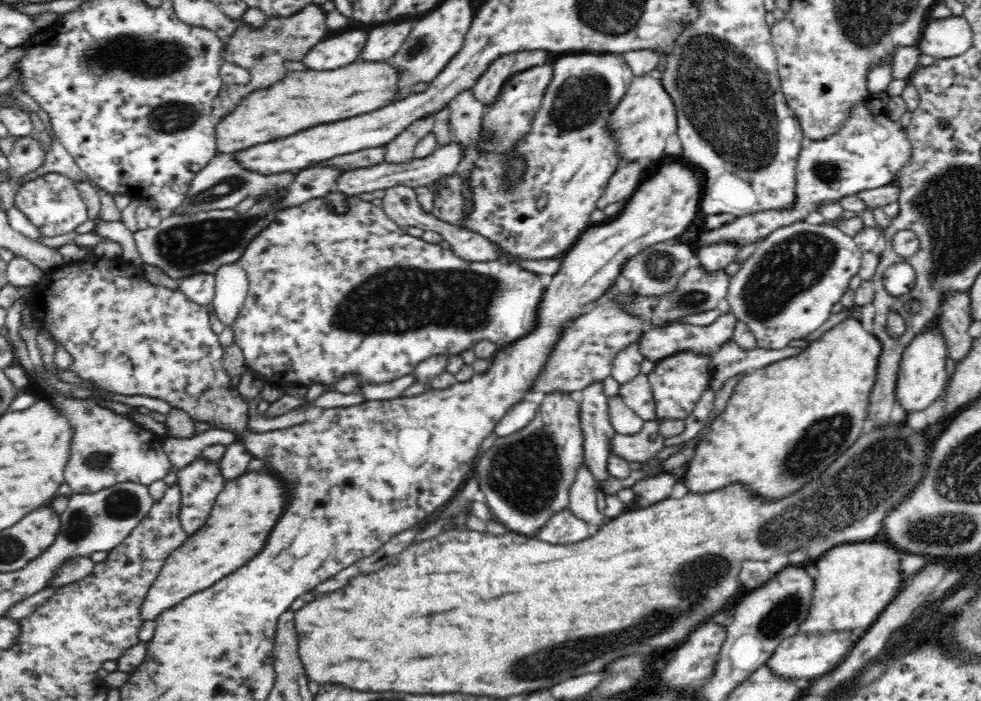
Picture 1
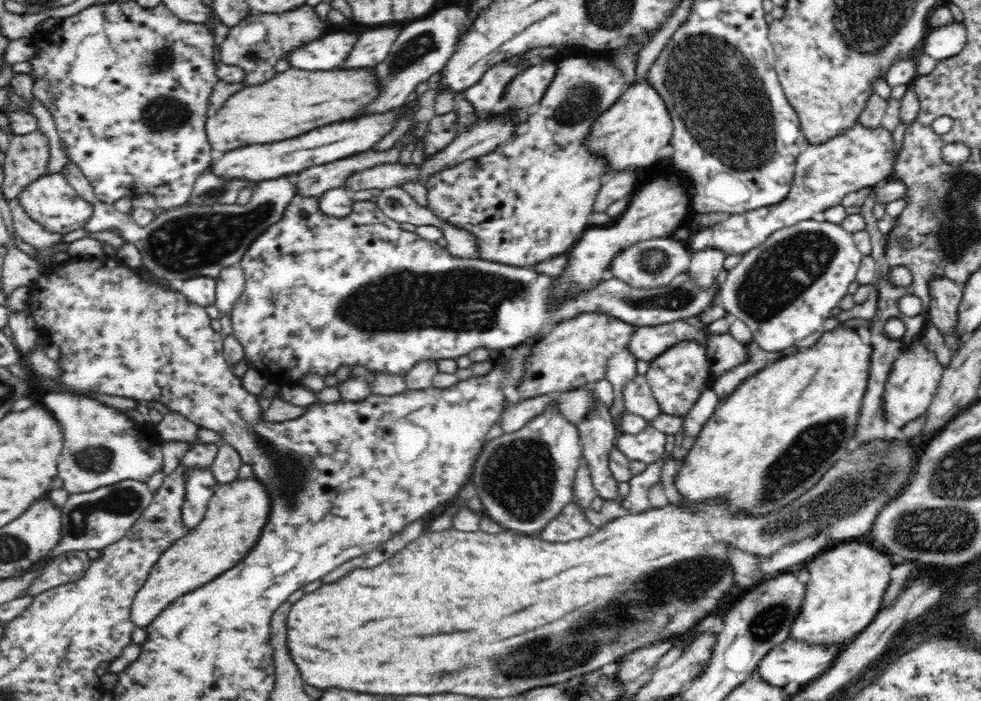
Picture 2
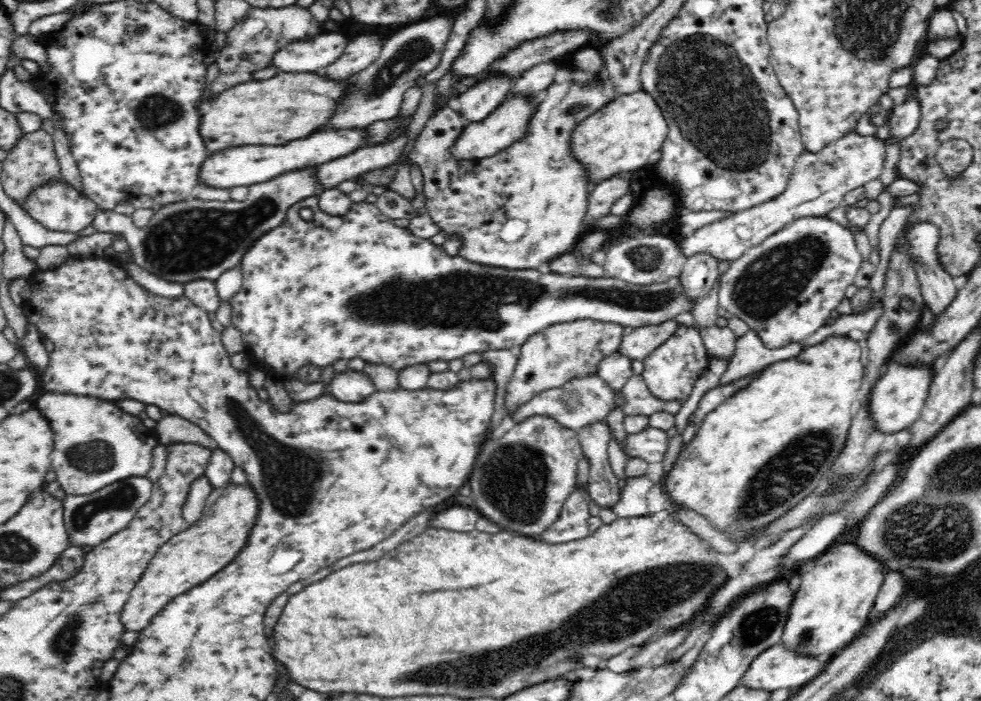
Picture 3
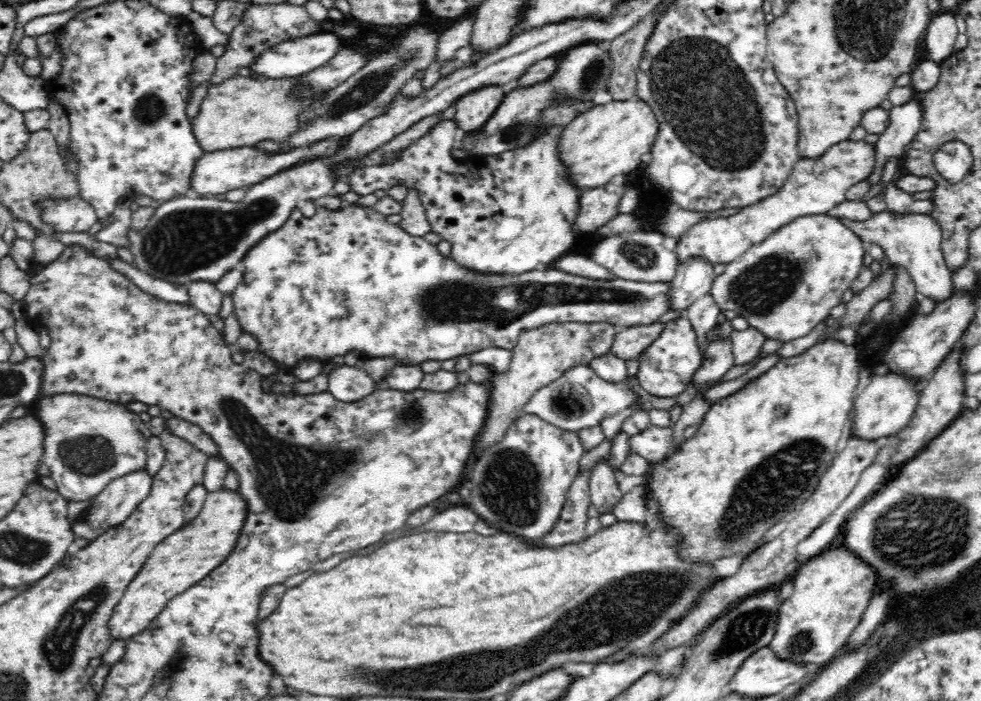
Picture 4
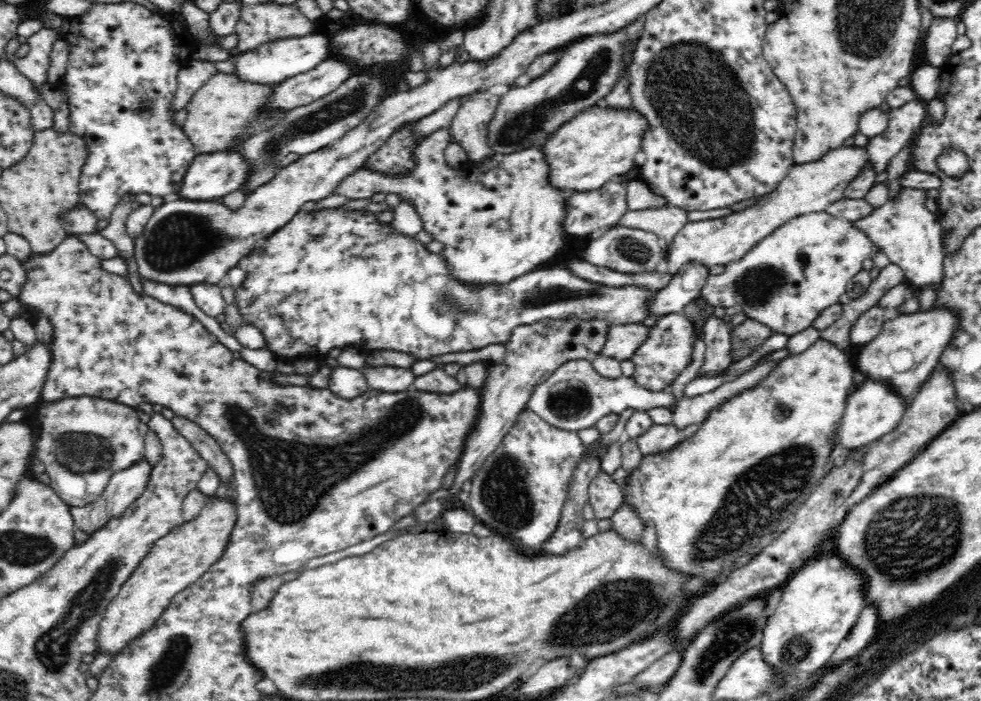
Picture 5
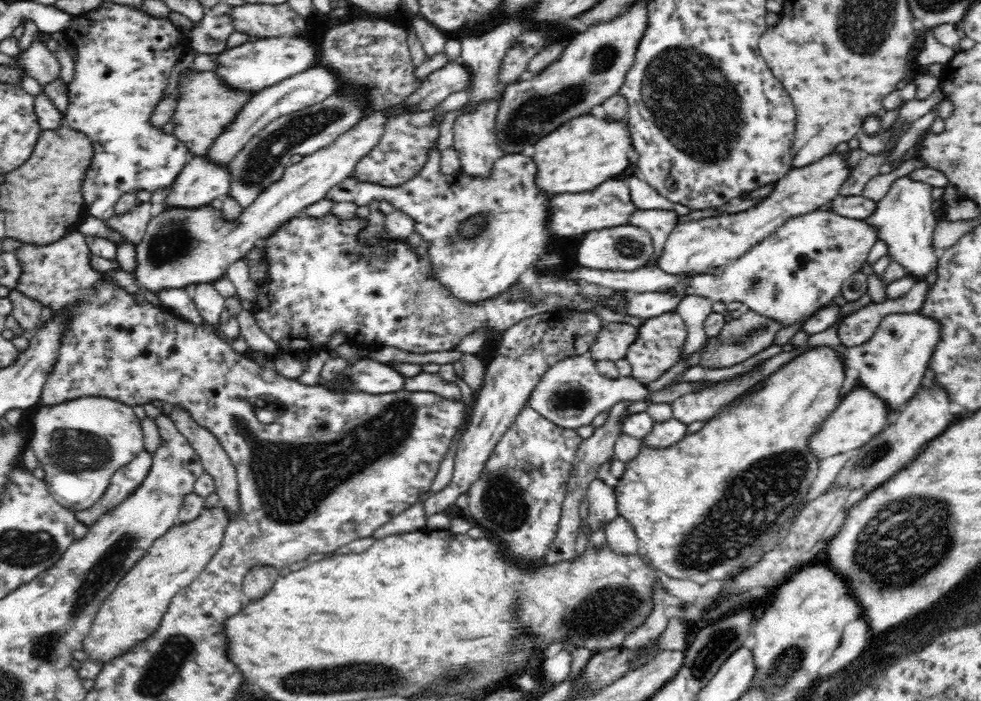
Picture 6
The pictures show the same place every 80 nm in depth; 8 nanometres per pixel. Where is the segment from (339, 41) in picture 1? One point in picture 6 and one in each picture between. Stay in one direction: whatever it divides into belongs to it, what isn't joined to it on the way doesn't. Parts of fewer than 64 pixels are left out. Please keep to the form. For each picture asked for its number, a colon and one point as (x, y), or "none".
2: (327, 53)
3: (313, 55)
4: (297, 57)
5: (273, 62)
6: (253, 65)

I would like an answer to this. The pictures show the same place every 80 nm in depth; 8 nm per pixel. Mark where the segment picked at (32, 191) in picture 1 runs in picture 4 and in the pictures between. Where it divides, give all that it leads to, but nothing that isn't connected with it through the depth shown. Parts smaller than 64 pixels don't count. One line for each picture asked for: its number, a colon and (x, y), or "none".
2: (51, 201)
3: (58, 206)
4: (73, 214)

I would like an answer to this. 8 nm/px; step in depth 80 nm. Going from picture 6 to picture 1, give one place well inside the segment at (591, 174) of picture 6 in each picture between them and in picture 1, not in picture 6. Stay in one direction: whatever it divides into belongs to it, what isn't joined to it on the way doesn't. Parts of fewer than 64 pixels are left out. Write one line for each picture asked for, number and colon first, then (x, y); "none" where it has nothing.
1: (642, 121)
2: (632, 131)
3: (621, 137)
4: (609, 139)
5: (584, 153)

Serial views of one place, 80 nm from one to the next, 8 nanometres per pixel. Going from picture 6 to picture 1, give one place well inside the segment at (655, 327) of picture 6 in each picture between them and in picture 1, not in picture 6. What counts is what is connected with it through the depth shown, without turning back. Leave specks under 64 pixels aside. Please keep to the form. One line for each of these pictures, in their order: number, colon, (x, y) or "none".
1: (677, 382)
2: (677, 377)
3: (670, 372)
4: (667, 368)
5: (665, 354)

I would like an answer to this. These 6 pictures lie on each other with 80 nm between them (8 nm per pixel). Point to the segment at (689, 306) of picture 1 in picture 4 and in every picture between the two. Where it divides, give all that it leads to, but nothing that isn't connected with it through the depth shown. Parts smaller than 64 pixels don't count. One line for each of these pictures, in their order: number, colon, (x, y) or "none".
2: (322, 293)
3: (333, 288)
4: (345, 280)

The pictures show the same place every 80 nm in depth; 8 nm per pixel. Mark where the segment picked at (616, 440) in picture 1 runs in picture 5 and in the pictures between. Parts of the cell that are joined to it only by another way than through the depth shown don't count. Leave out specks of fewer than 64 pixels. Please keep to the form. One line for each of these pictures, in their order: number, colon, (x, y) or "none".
2: (648, 446)
3: (650, 445)
4: (654, 444)
5: (657, 439)

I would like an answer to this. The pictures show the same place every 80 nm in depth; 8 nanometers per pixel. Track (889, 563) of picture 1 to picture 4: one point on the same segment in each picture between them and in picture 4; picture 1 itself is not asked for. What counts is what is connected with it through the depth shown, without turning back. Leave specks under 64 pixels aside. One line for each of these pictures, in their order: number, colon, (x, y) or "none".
2: (847, 584)
3: (831, 606)
4: (831, 591)

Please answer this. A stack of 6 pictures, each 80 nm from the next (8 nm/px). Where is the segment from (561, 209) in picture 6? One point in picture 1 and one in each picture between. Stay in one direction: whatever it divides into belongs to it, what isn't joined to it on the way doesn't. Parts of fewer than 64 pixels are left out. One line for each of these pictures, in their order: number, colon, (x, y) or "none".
1: (624, 182)
2: (617, 183)
3: (608, 191)
4: (598, 205)
5: (588, 211)

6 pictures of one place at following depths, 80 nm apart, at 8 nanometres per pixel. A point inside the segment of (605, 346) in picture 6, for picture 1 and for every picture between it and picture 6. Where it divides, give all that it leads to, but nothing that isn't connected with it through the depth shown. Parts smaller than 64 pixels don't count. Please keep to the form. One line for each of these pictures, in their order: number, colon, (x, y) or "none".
1: (655, 344)
2: (649, 342)
3: (637, 344)
4: (629, 343)
5: (622, 342)

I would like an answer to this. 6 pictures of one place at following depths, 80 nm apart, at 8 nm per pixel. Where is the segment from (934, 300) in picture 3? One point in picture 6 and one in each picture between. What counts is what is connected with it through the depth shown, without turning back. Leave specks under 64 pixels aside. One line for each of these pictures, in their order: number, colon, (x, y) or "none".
4: (913, 241)
5: (911, 237)
6: (903, 219)

